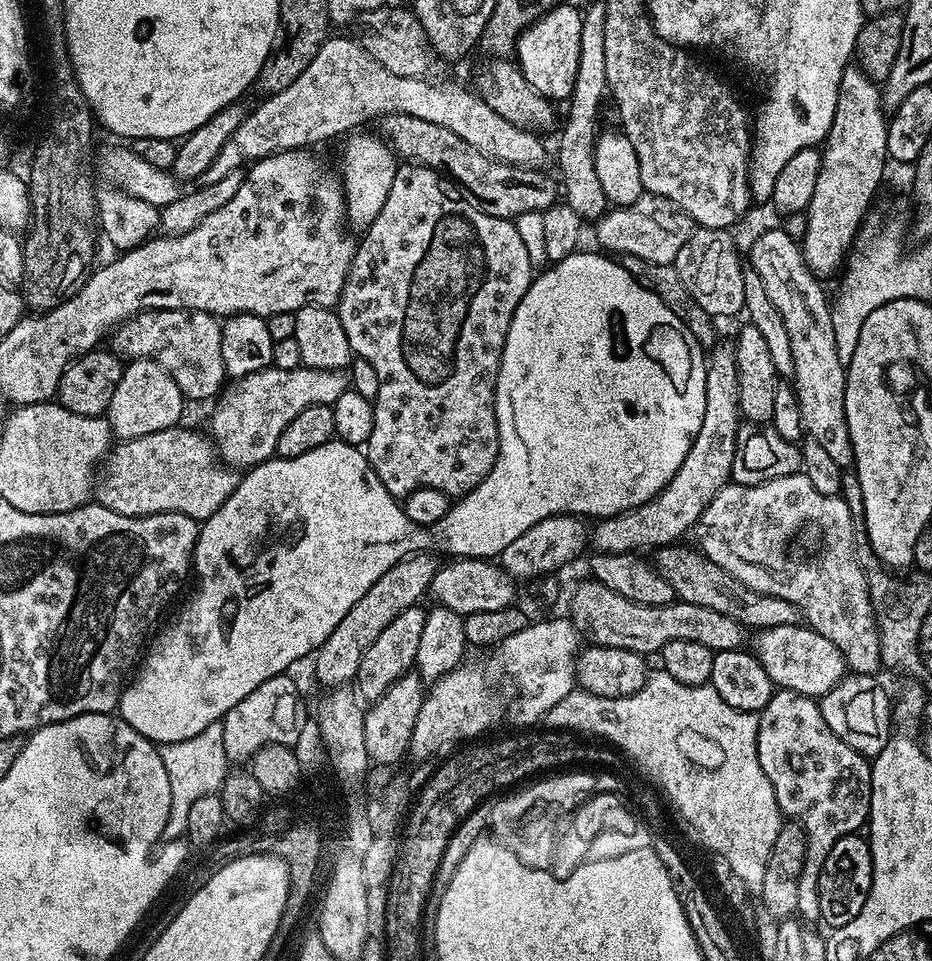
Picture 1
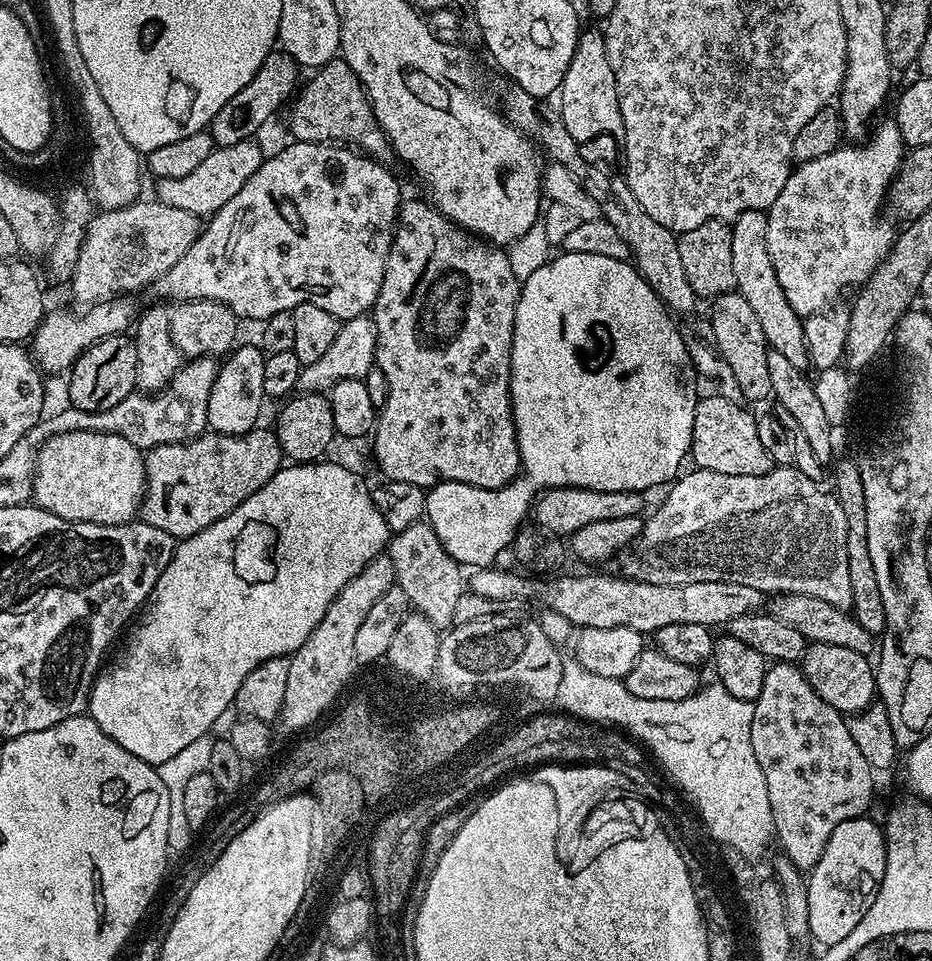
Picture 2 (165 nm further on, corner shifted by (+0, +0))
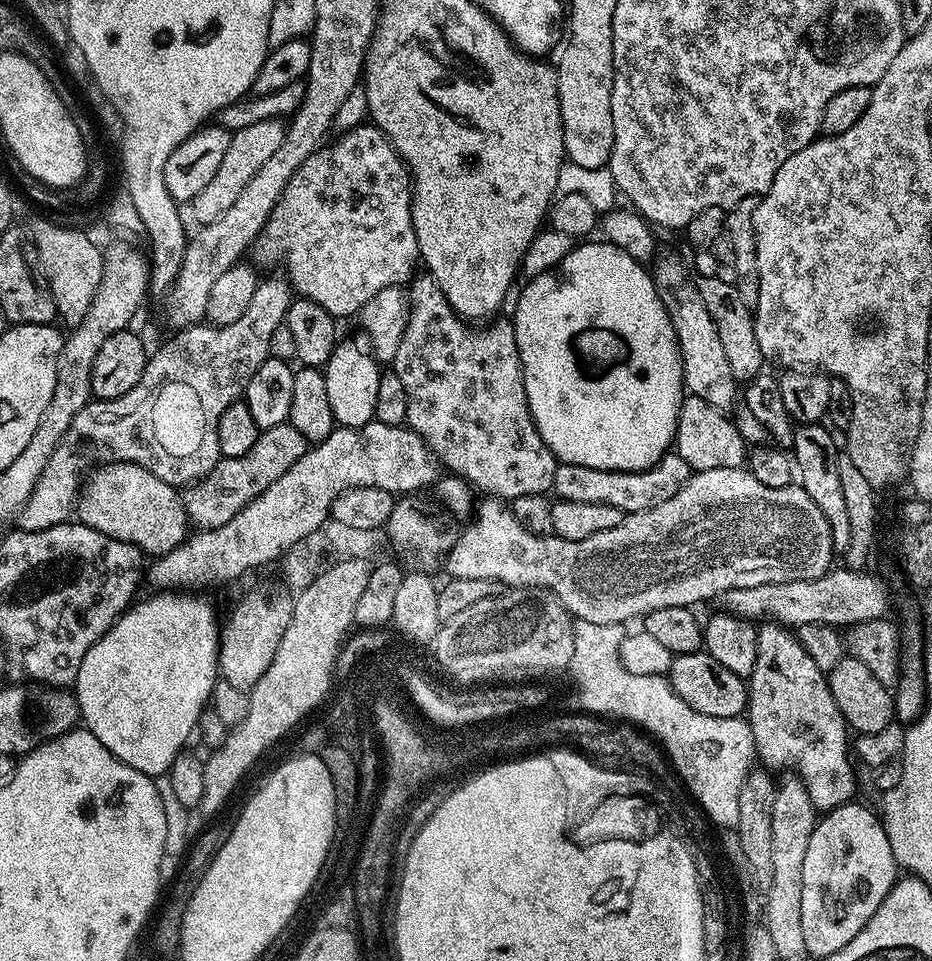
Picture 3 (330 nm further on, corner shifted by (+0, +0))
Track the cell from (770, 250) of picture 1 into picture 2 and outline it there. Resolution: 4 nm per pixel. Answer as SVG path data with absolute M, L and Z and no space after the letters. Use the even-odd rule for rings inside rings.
M746 210L731 221L732 241L730 250L734 253L735 291L750 302L754 314L758 314L758 322L762 322L762 334L766 334L769 349L778 354L786 354L794 366L807 369L808 347L804 337L804 320L796 313L794 306L786 298L782 286L778 282L778 274L774 272L774 262L770 258L770 250L766 242L768 229L768 213L764 210Z

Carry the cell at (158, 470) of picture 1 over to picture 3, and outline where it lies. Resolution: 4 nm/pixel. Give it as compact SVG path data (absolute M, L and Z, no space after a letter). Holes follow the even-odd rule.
M290 423L263 429L246 454L221 458L206 476L183 489L182 499L189 521L200 530L226 526L226 522L230 522L238 510L258 498L258 494L262 494L270 482L278 482L278 478L282 478L282 474L286 474L286 470L290 470L290 466L294 466L294 462L298 462L309 447L310 442L302 438L302 434L298 434Z

